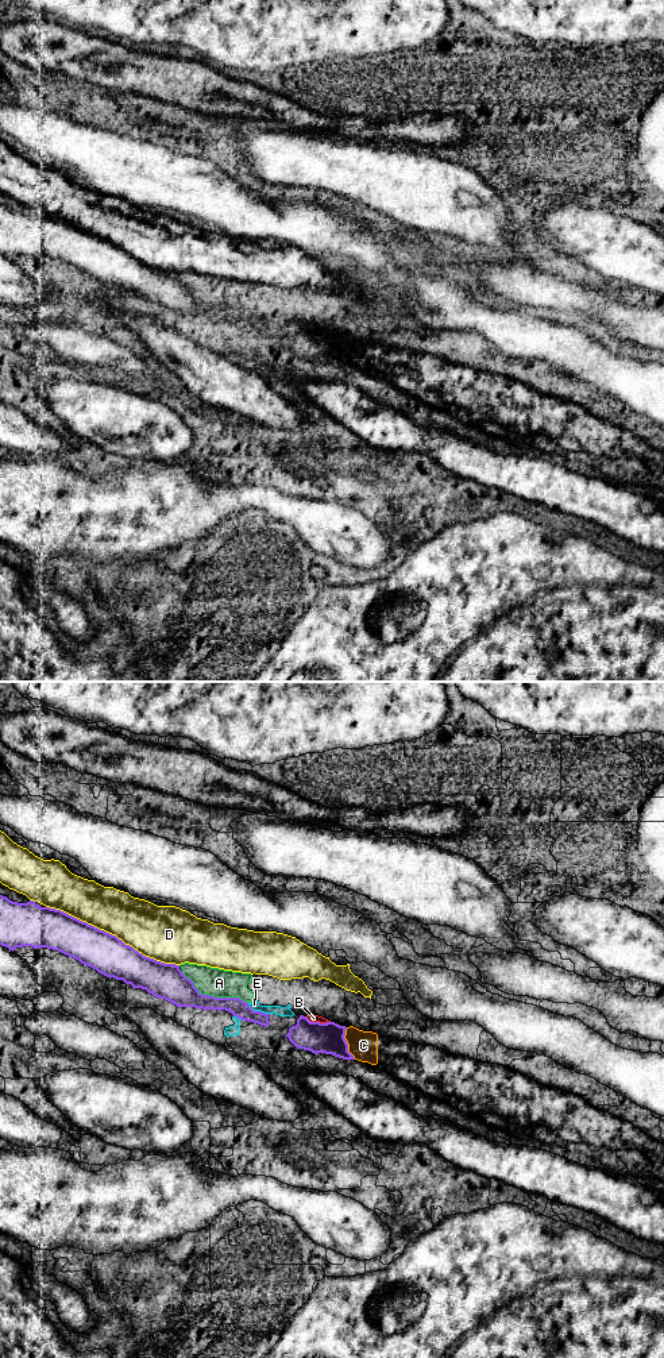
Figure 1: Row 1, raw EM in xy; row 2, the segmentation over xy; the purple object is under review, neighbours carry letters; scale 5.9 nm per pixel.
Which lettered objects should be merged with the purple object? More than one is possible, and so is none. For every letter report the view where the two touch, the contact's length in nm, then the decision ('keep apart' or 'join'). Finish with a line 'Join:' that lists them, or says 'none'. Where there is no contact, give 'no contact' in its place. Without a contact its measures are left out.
A: contact in xy; length 440 nm; keep apart
B: contact in xy; length 160 nm; keep apart
C: contact in xy; length 200 nm; keep apart
D: contact in xy; length 850 nm; keep apart
E: contact in xy; length 150 nm; keep apart
Join: none

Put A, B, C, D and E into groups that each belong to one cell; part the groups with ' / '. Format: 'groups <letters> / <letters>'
groups A B C E / D

